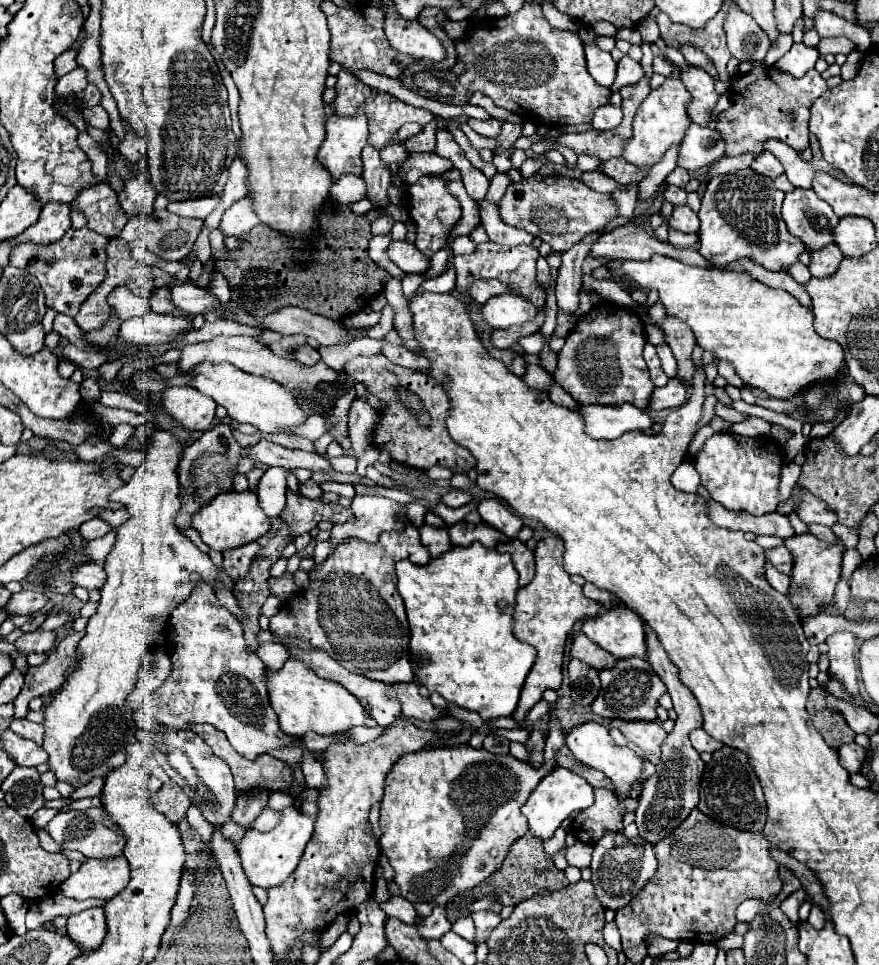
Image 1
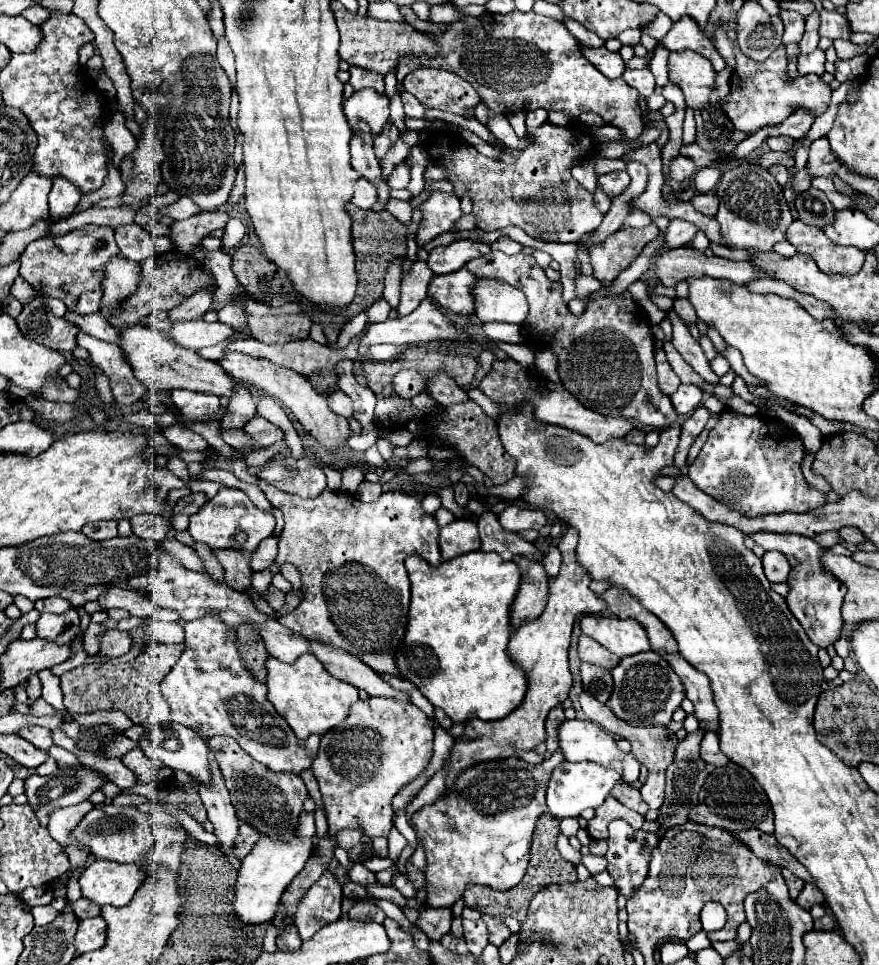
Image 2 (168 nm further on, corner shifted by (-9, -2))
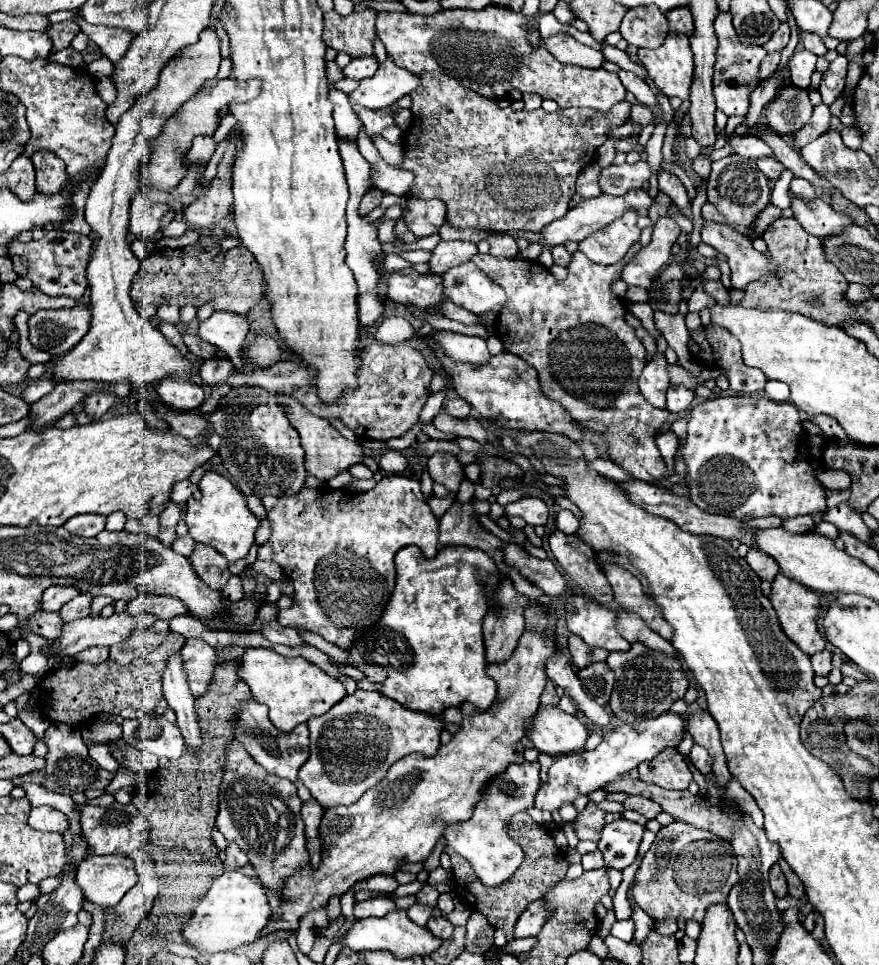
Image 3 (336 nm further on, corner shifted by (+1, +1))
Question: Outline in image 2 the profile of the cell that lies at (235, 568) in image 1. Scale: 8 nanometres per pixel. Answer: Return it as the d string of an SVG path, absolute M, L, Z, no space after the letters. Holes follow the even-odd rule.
M217 549L215 557L221 561L225 569L225 583L235 591L245 591L251 587L251 551L235 551L235 549Z

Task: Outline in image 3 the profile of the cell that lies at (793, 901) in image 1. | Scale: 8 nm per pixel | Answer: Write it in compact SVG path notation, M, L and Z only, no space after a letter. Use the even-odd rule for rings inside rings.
M779 858L779 866L781 866L781 870L783 870L785 878L787 878L789 896L793 896L793 898L803 898L803 896L805 896L805 888L803 888L803 884L801 884L801 880L797 878L797 874L789 868L789 864L787 864L783 858Z

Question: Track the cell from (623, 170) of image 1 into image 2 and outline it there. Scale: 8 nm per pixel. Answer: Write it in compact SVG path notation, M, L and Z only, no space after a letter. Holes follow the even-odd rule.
M613 171L613 173L607 173L607 175L599 177L599 185L607 191L609 197L619 195L619 191L623 191L629 185L629 181L631 179L629 179L627 171Z

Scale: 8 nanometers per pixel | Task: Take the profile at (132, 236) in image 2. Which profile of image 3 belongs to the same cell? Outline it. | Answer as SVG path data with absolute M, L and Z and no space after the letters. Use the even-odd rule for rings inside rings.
M133 240L131 242L131 250L133 250L135 258L139 258L139 262L149 256L151 248L153 248L153 242L145 242L145 240Z

